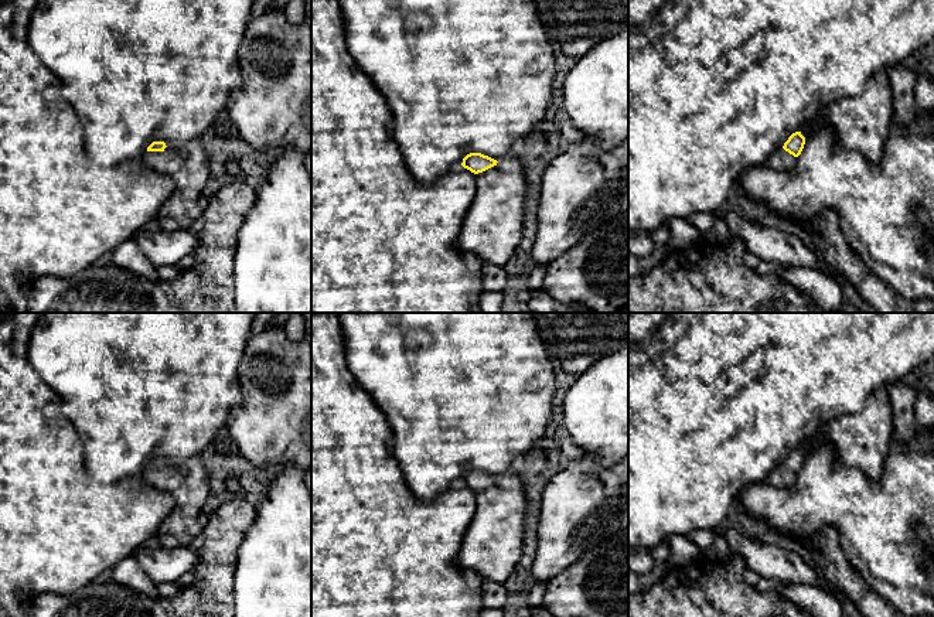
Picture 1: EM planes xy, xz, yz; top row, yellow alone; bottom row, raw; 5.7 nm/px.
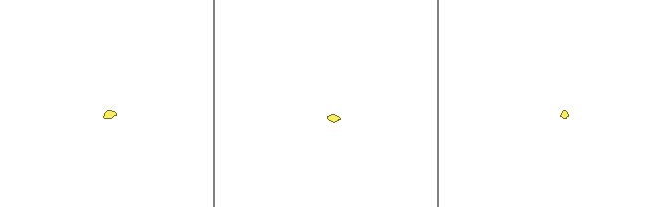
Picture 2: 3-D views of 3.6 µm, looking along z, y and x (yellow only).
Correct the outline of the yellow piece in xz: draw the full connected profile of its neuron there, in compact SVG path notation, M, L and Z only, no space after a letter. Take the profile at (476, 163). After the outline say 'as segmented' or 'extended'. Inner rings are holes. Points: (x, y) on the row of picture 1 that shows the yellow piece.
M515 150L500 161L470 153L461 166L475 174L477 192L459 233L460 250L504 267L522 239L526 183Z; extended

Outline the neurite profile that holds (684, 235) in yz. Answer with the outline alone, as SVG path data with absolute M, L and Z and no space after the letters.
M674 218L669 228L668 252L691 249L703 239L703 235L685 218Z

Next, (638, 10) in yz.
M628 0L628 24L642 24L650 20L665 0Z

